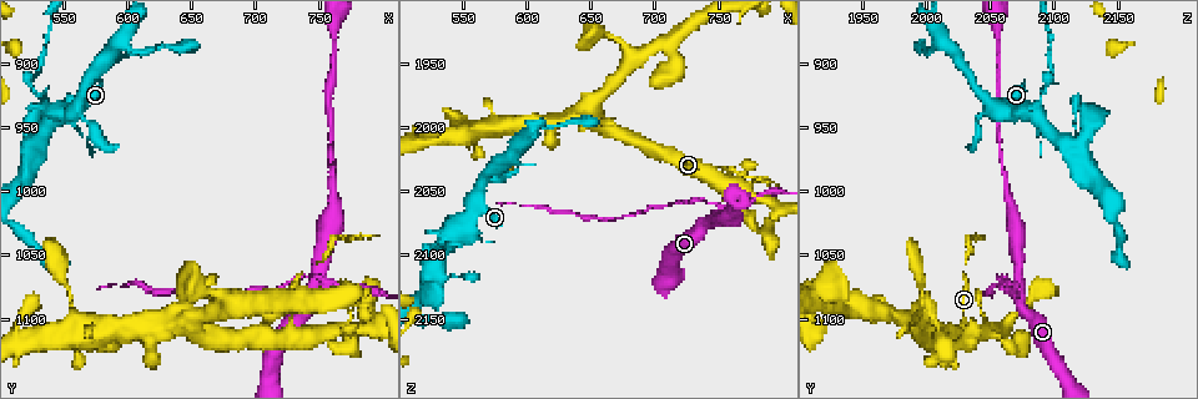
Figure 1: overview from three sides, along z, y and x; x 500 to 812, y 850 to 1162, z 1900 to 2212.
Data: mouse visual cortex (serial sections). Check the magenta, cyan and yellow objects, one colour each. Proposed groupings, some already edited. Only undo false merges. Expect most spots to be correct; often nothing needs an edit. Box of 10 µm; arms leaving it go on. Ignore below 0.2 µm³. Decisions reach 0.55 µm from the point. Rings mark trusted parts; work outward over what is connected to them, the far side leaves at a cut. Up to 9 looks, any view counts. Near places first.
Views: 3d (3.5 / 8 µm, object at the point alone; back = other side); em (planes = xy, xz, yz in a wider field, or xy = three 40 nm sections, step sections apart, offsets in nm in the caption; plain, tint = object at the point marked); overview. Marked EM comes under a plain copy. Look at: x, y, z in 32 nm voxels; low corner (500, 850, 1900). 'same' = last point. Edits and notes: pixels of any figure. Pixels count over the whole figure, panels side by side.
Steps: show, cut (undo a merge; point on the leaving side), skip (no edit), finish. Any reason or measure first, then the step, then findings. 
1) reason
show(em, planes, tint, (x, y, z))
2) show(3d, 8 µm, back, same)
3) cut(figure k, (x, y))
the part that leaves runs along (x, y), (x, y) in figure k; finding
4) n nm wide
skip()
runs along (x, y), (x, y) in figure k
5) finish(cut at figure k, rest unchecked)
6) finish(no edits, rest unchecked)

a fork
show(em, xy, step 3, tint, (748, 1076, 2074))

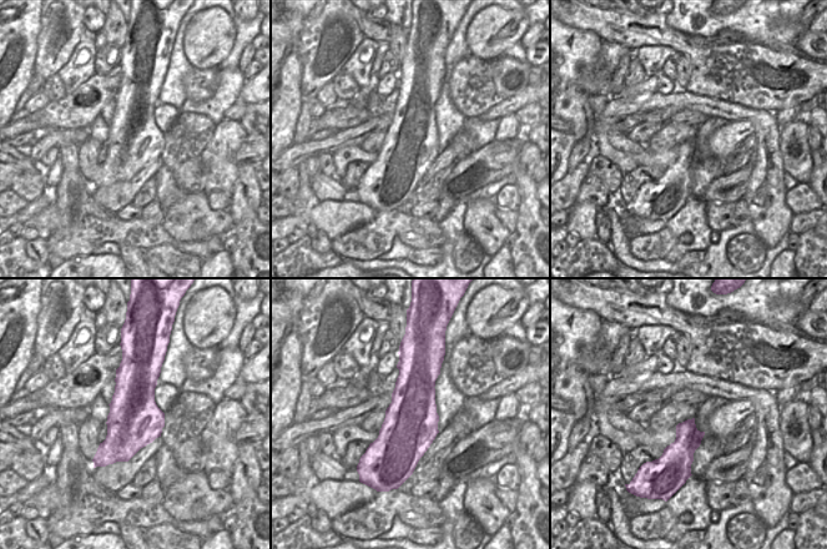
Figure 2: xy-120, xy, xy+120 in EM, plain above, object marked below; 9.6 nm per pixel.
show(3d, 3.5 µm, same)

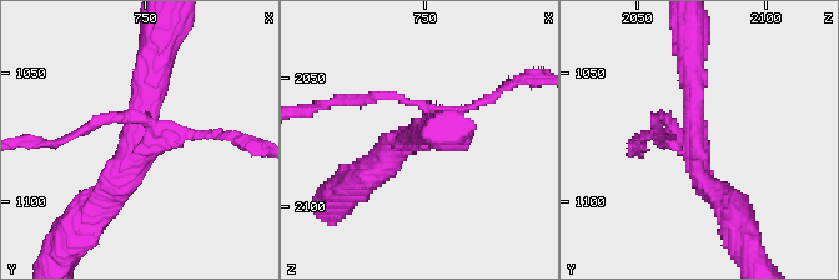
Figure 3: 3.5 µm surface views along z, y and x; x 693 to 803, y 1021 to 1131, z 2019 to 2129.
cut(figure 3, (392, 95))
the part that leaves runs along (431, 111), (393, 95), (340, 103) in figure 3; two cells meet here

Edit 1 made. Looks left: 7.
sudden change in width
show(3d, 8 µm, (762, 1010, 2066))

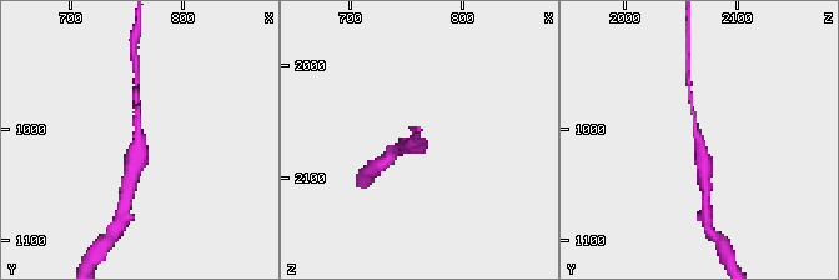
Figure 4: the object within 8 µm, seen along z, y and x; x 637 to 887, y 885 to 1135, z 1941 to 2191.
closer look
show(3d, 3.5 µm, back, same)

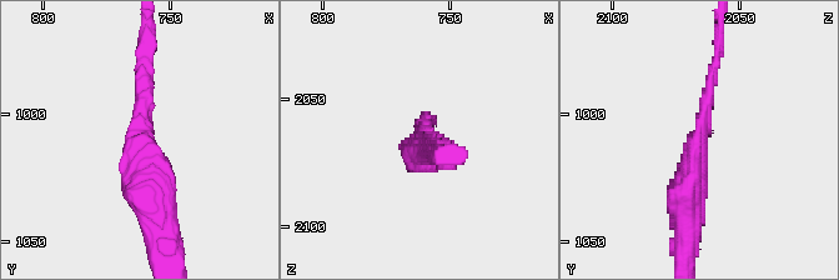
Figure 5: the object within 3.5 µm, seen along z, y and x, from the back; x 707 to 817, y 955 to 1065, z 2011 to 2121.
skip()
runs along (687, 215), (693, 154), (719, 54) in figure 5; continuous, no second cell

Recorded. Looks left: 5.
three-way junction
show(3d, 8 µm, (648, 1104, 1992))

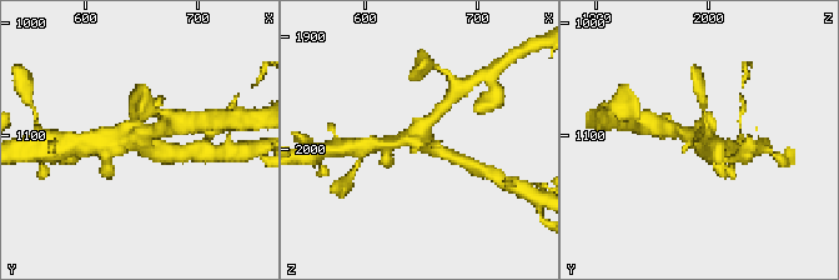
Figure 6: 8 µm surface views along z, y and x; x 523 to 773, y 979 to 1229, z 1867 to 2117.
shape alone is not enough
show(em, xy, step 3, tint, same)

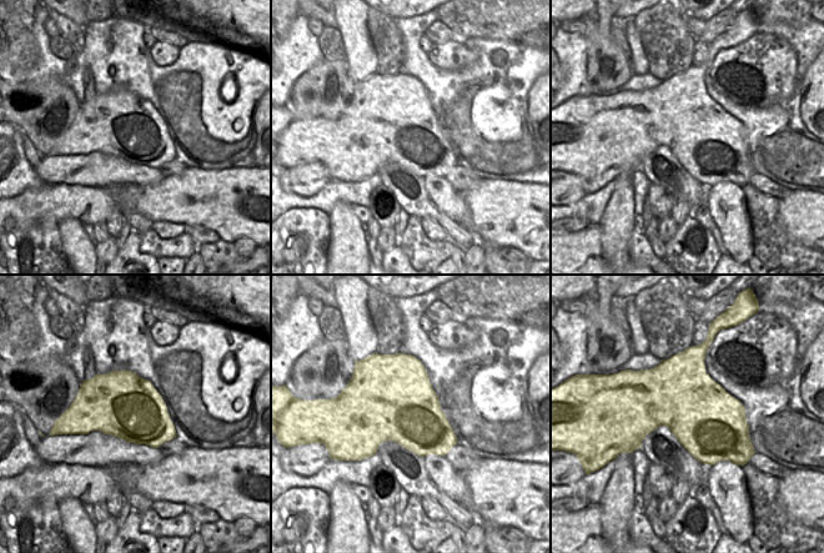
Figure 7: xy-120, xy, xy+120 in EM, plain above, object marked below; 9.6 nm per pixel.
skip()
continuous, no second cell

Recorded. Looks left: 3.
abrupt turn
show(3d, 3.5 µm, (526, 918, 2094))

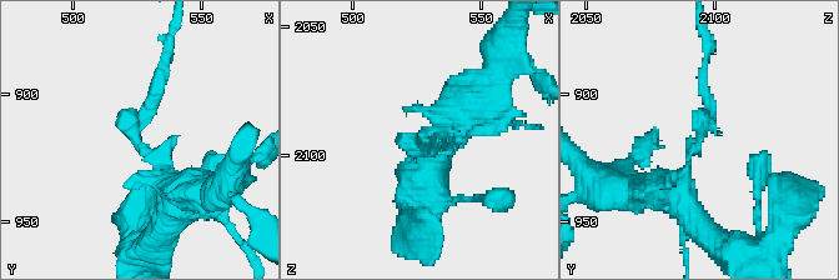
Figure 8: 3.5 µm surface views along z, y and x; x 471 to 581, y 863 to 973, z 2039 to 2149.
arms of 150, 350 nm; now the EM
show(em, xy, step 2, tint, (524, 918, 2094))

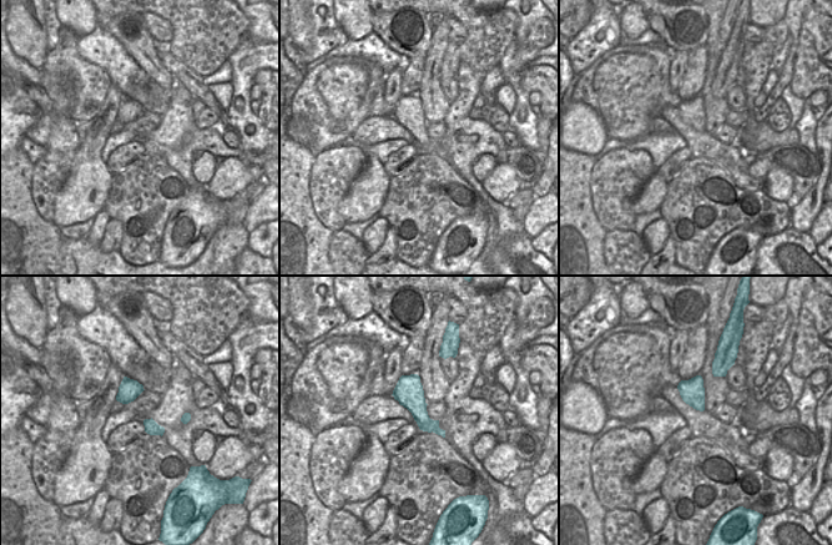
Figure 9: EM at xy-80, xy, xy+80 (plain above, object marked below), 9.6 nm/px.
show(em, xy, step 3, tint, same)

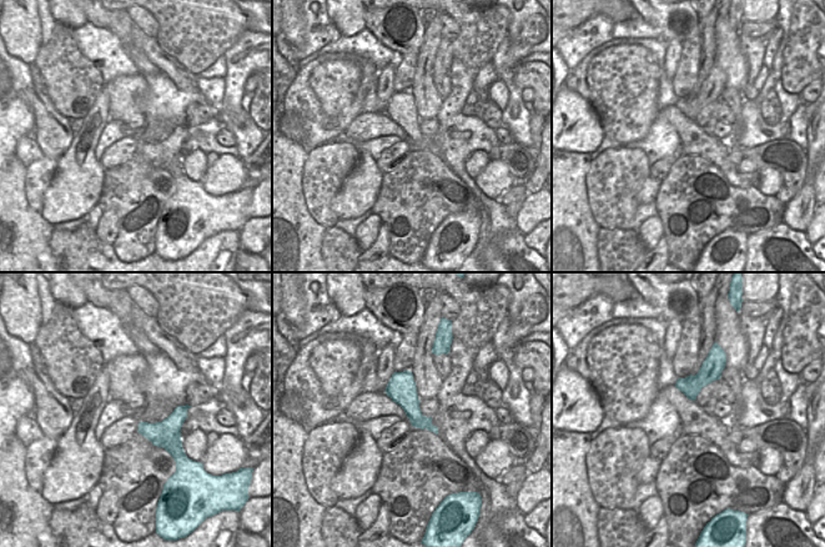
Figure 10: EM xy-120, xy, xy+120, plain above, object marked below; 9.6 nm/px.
cut(figure 8, (137, 128))
the part that leaves runs along (155, 163), (132, 121), (151, 109), (159, 64) in figure 8; a second cell is stuck on

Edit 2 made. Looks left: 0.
finish(cut at figure 3, cut at figure 8, rest unchecked)

